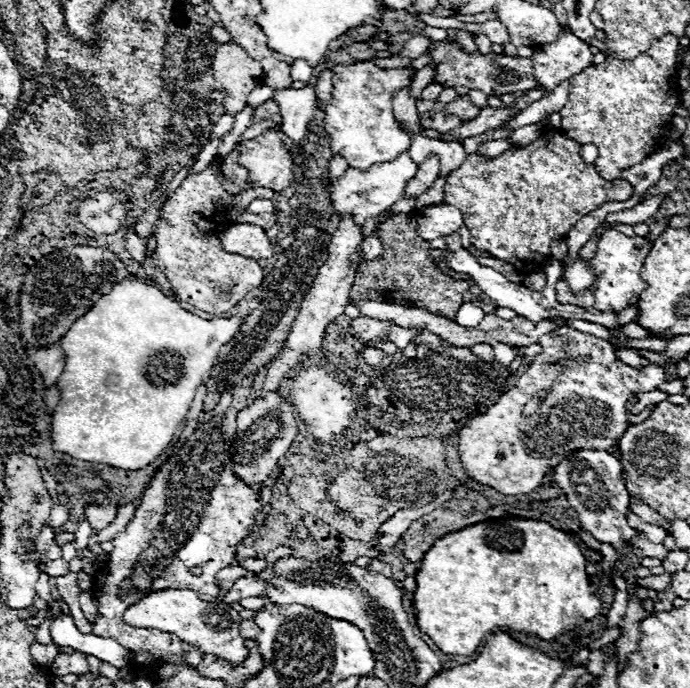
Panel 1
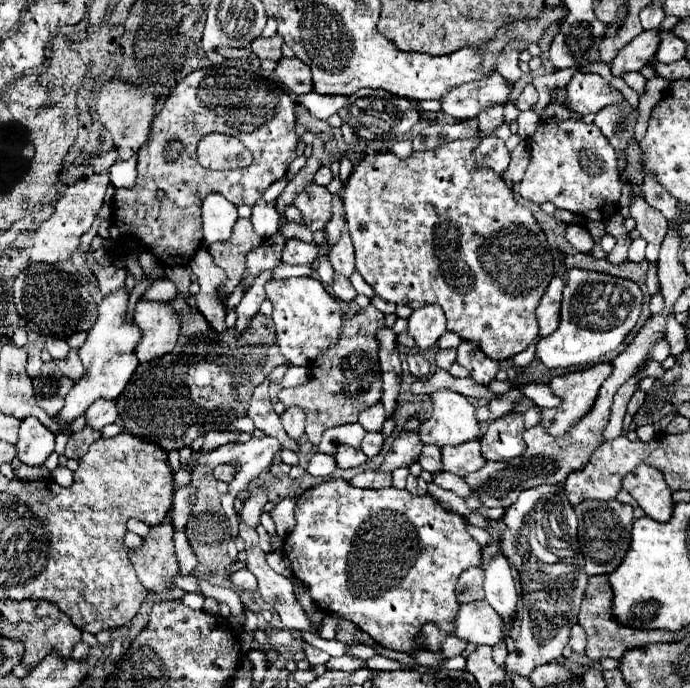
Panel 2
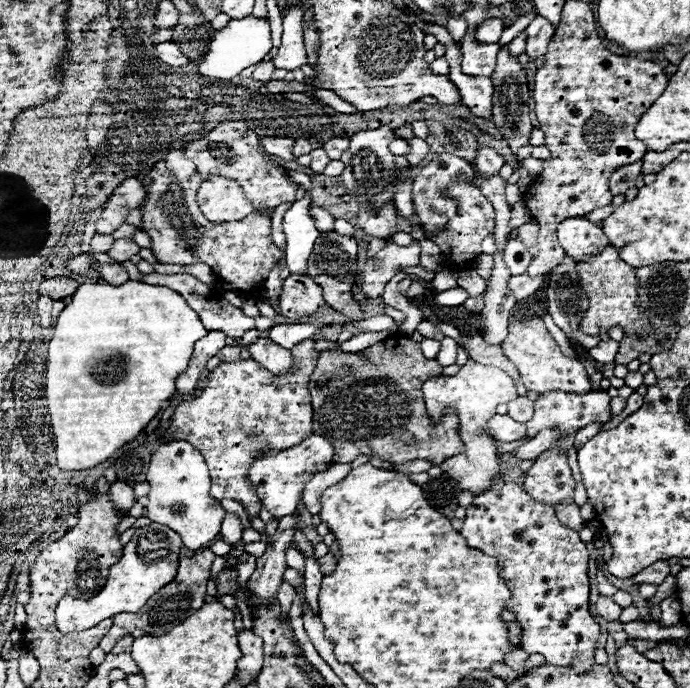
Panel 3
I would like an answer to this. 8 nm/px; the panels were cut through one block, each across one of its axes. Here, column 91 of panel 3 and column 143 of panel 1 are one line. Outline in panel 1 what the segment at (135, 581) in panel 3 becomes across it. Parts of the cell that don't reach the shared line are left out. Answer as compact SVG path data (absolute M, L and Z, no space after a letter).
M158 590L134 606L130 606L124 612L124 622L128 626L138 626L138 628L158 628L162 632L178 636L182 642L188 642L190 646L196 646L202 650L202 654L214 654L232 666L238 666L246 660L248 648L246 640L240 634L240 624L242 618L240 614L224 604L224 602L204 602L196 596L192 590Z

